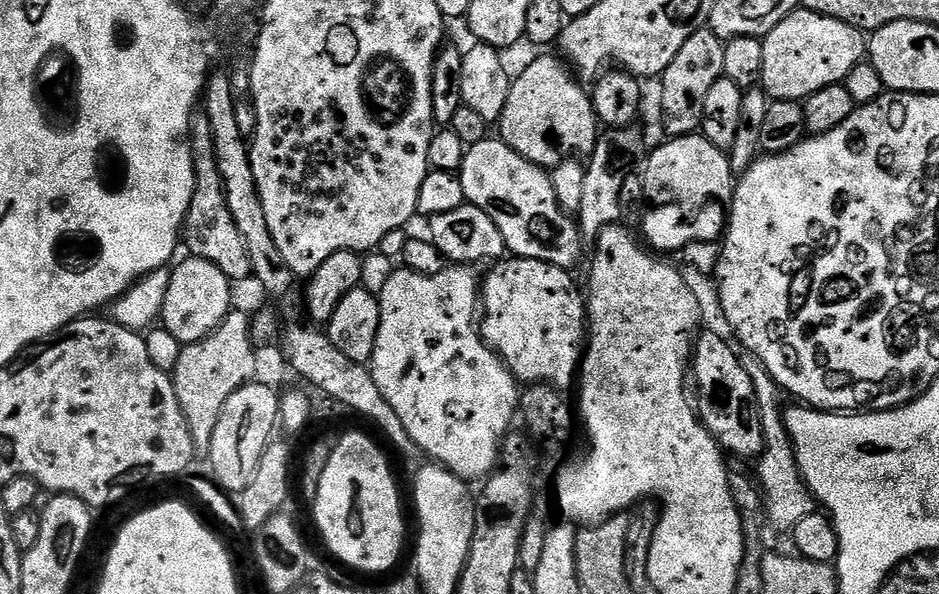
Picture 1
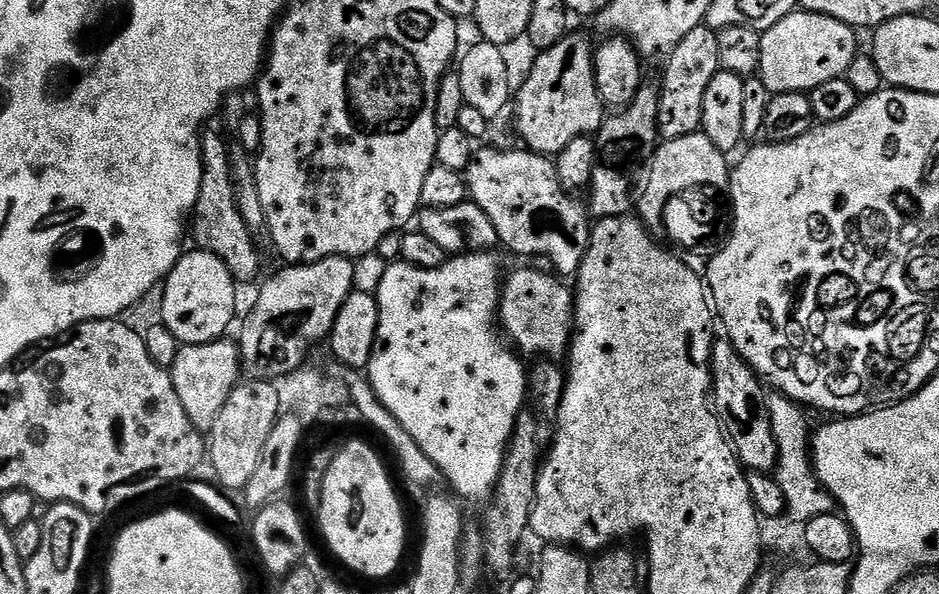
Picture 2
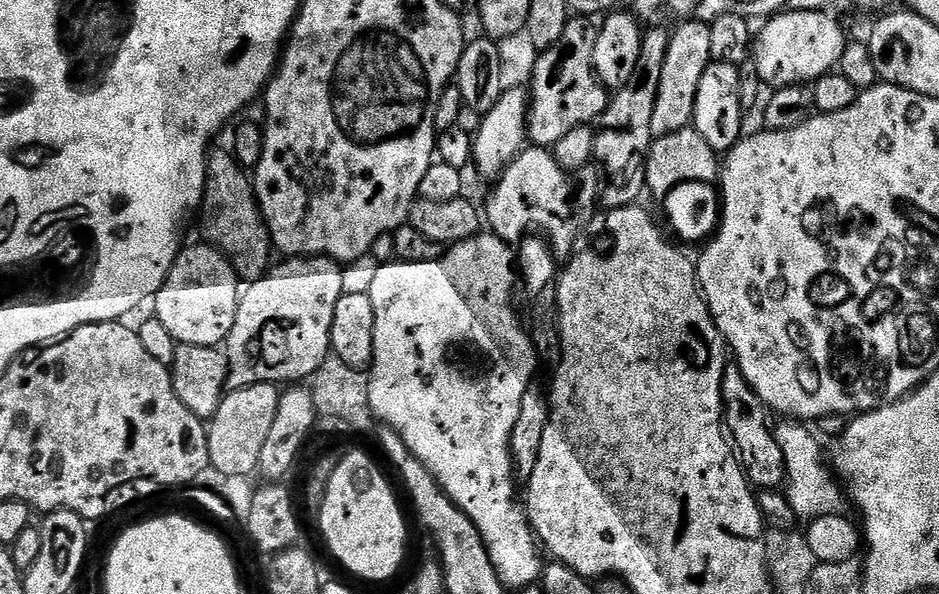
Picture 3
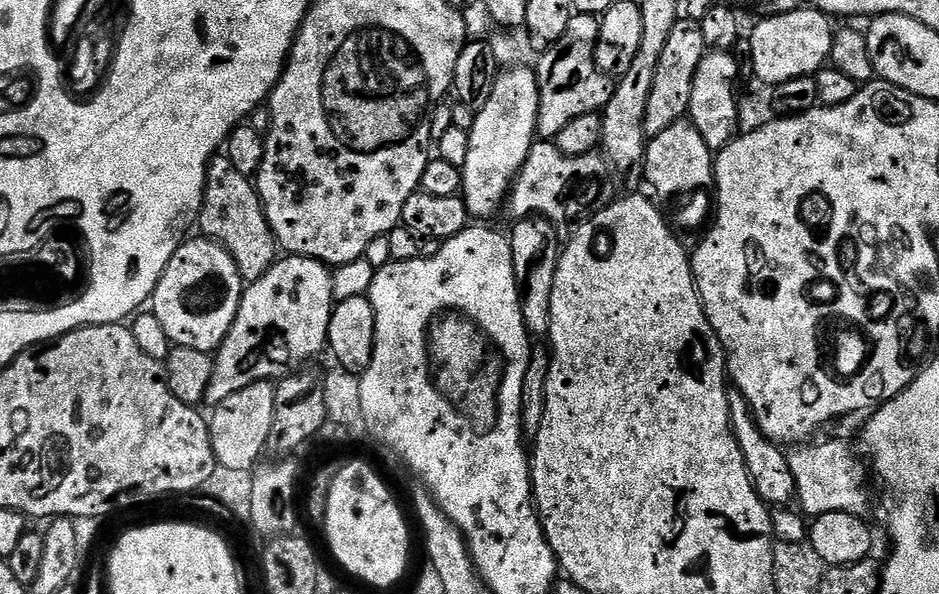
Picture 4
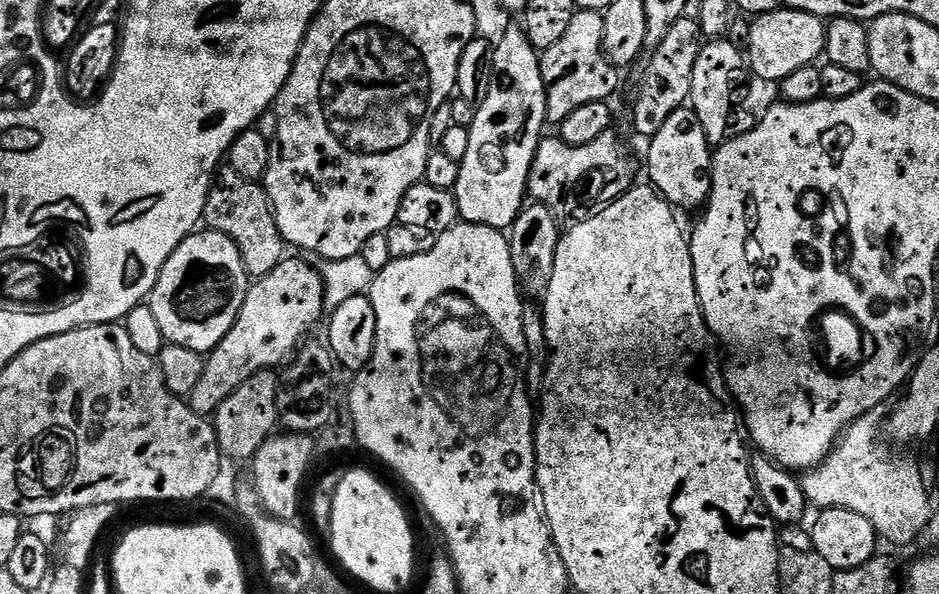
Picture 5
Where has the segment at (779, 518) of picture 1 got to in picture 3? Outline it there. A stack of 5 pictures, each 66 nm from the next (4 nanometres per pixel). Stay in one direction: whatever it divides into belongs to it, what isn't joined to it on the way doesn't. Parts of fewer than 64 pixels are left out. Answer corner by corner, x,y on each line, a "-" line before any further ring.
784,418
775,425
774,431
778,438
778,446
782,446
782,458
786,458
786,489
788,488
788,504
792,507
792,512
796,516
801,516
804,522
811,522
818,518
826,518
827,516
839,516
845,511
844,500
842,495
842,485
834,475
833,469
824,465
824,452
820,449
820,444
814,437
808,433
809,425
804,422
797,422
792,418

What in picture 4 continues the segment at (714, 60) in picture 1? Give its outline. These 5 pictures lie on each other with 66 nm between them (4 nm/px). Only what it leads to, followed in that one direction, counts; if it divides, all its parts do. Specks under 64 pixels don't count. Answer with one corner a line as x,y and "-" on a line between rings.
687,18
677,20
674,30
670,30
666,50
662,50
662,58
658,61
658,74
654,74
654,86
650,86
650,102
646,102
644,119
645,137
662,134
662,130
667,130
669,126
674,126
674,122
688,116
690,94
694,94
694,74
698,74
698,66
705,51
700,21

